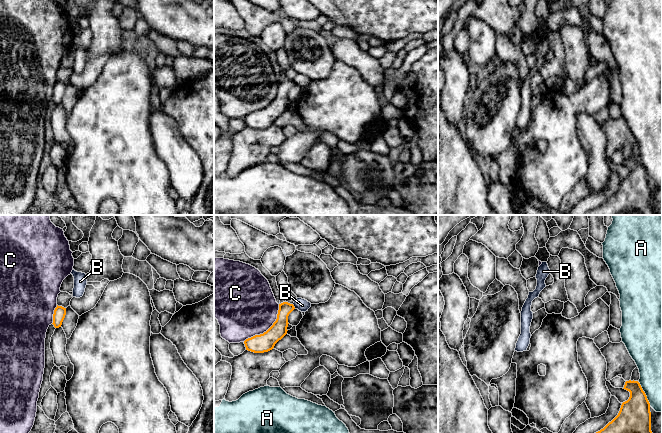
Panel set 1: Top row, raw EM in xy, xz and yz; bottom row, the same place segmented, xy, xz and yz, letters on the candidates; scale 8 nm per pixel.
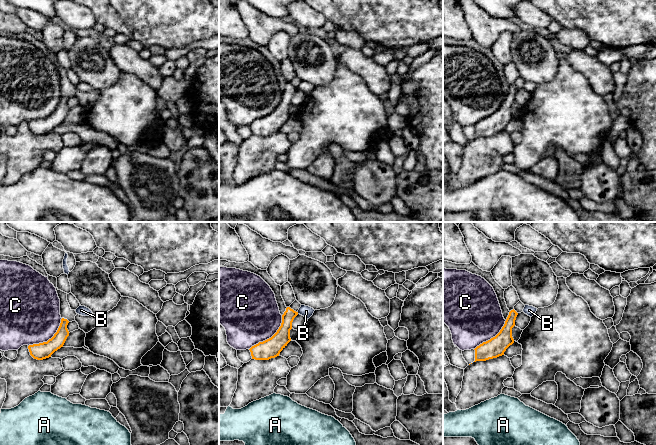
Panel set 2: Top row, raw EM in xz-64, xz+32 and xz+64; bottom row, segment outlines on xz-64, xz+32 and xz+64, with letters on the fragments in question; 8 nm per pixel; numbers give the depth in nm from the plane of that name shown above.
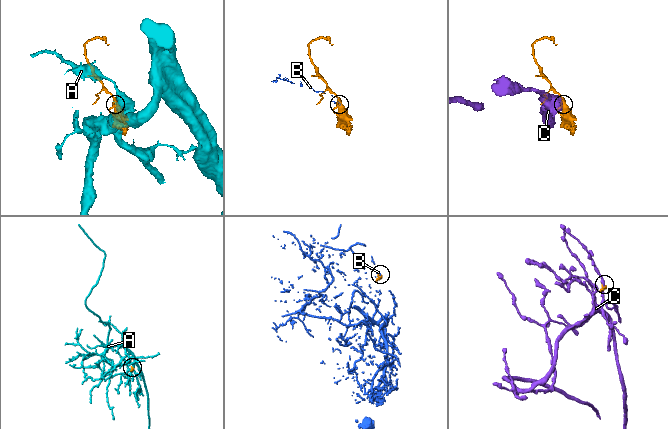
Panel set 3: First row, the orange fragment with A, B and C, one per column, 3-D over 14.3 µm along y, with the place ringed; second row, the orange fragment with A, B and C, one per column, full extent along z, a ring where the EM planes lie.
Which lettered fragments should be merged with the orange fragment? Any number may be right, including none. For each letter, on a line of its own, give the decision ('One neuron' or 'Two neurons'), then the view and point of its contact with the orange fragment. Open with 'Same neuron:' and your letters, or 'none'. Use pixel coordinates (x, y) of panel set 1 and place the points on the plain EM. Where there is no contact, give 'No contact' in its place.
Same neuron: none
A: Two neurons. Touches orange at yz (645, 170)
B: Two neurons. Touches orange at xz (293, 82)
C: Two neurons. Touches orange at xz (268, 105)

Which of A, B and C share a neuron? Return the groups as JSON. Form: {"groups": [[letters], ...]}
{"groups": [["A"], ["B"], ["C"]]}

